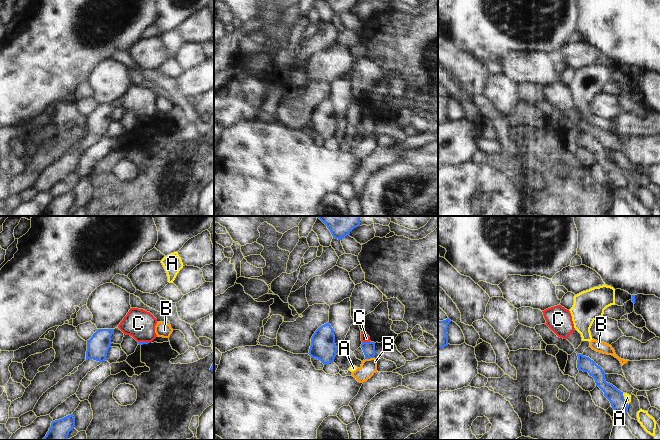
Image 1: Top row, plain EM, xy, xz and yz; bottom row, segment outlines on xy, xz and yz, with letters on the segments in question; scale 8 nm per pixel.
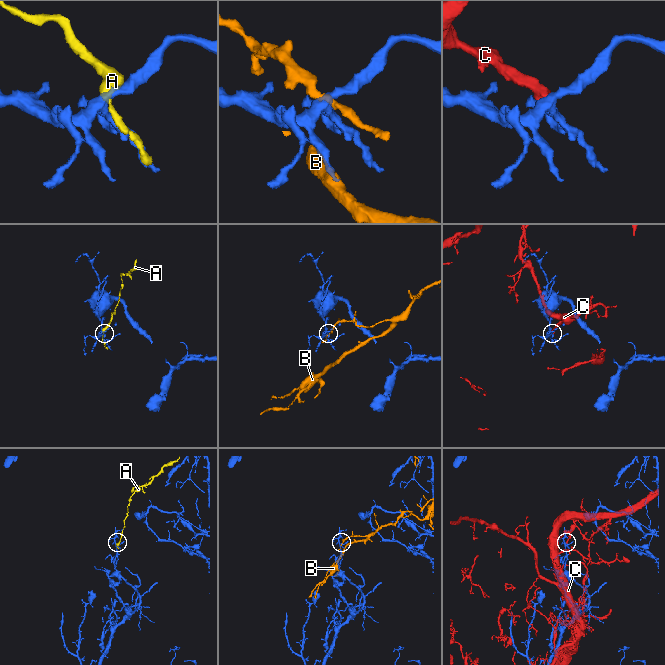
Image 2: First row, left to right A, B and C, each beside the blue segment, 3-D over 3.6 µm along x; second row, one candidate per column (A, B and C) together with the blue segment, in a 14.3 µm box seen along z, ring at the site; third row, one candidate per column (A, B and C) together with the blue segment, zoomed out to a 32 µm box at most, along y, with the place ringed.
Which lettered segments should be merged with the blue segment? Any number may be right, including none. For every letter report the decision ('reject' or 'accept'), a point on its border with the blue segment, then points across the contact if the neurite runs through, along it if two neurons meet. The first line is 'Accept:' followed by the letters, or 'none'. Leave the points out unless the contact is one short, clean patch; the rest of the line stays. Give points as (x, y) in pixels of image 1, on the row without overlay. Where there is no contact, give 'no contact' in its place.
Accept: none
A: reject | yz (623, 174)
B: reject | xz (368, 134) | along xz (373, 133), (364, 136)
C: reject | xz (366, 118)

